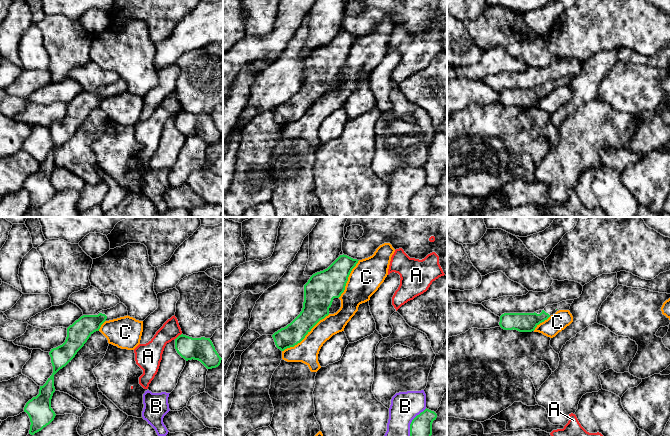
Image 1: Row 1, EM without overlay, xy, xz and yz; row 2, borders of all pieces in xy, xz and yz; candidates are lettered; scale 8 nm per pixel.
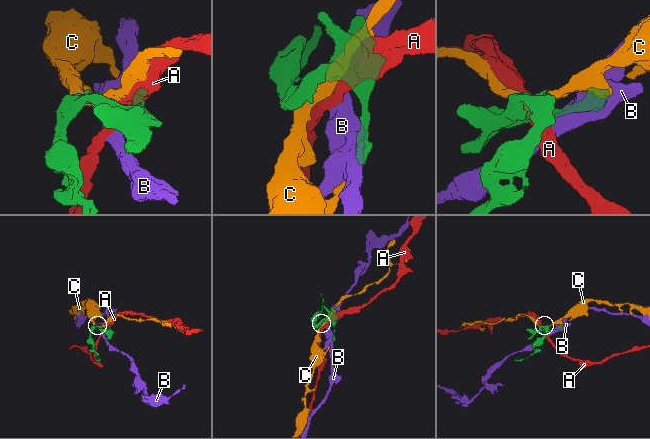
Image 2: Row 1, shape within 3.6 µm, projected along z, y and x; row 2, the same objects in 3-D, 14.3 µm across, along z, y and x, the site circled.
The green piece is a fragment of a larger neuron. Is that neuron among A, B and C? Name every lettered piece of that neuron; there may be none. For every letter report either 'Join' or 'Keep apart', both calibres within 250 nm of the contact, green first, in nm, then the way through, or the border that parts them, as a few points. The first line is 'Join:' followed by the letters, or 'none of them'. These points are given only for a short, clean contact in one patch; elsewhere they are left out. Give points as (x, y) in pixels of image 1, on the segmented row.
Join: none of them
A: Keep apart. Thickness 190 nm (green) against 160 nm
B: Keep apart. Thickness 170 nm (green) against 240 nm
C: Keep apart. Thickness 220 nm (green) against 180 nm

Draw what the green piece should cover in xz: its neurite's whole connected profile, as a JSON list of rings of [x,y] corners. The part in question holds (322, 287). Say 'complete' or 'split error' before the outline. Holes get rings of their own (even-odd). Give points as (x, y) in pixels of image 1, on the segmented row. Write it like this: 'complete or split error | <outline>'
split error | [[[340,255],[327,269],[313,274],[304,285],[304,302],[300,314],[272,337],[281,351],[300,343],[311,329],[341,307],[339,297],[359,260]]]

